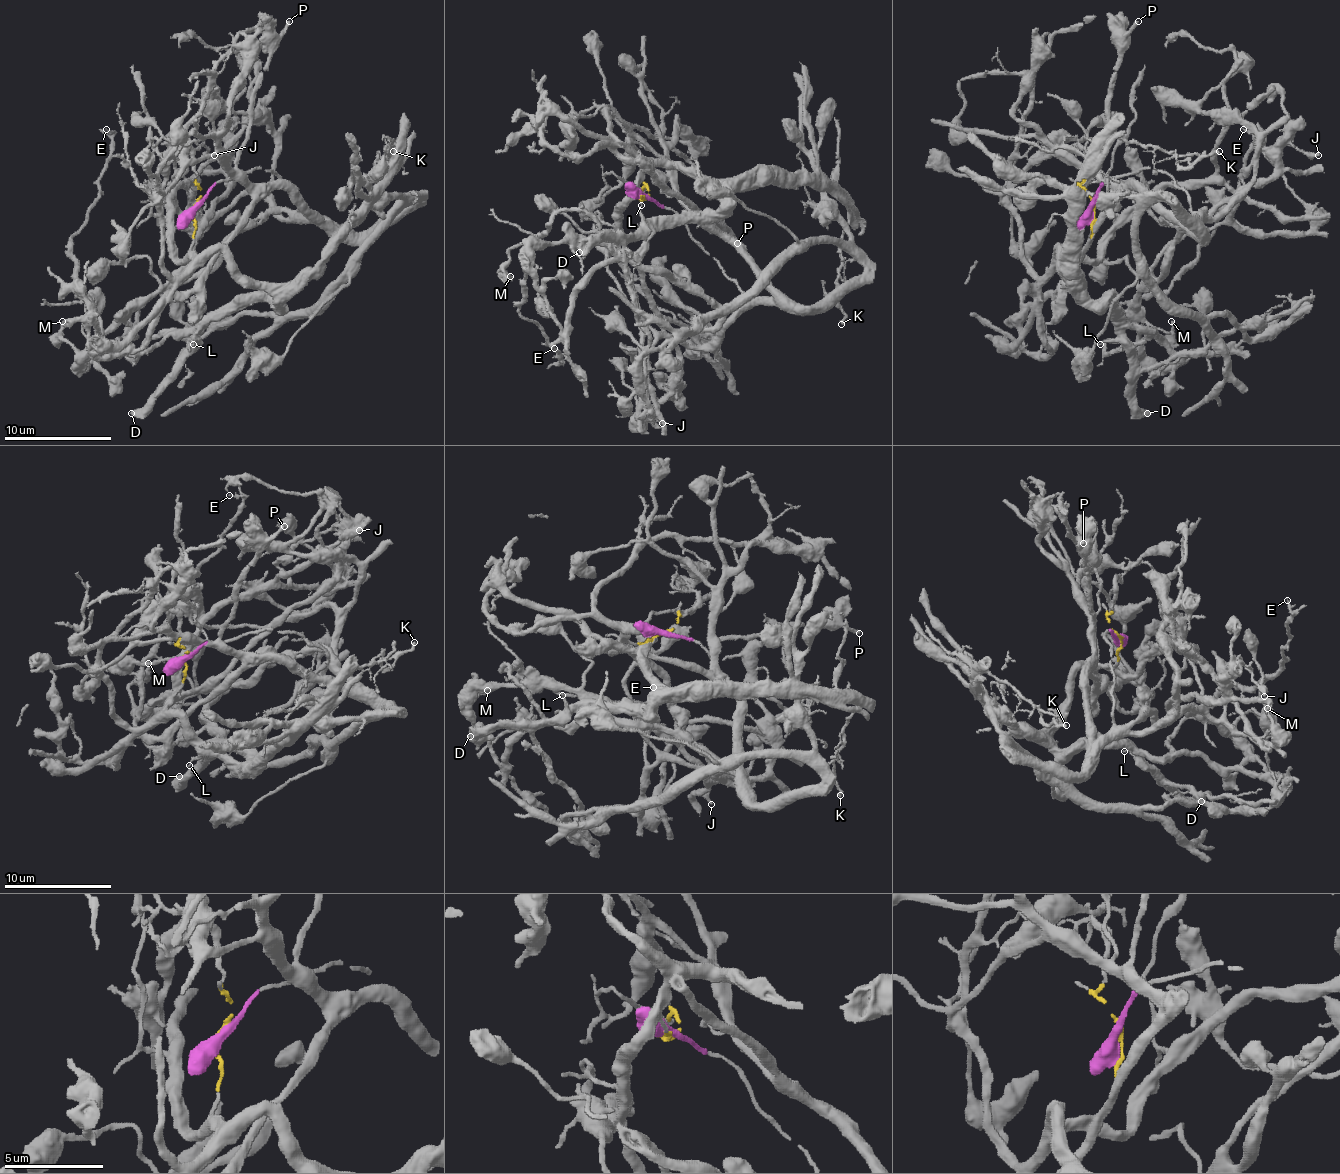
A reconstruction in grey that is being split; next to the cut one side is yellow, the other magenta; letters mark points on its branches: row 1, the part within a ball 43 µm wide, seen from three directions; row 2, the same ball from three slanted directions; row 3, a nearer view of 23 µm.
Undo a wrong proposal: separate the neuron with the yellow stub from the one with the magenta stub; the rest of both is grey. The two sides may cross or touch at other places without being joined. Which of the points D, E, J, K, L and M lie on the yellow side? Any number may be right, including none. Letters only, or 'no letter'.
D, E, J, K, L

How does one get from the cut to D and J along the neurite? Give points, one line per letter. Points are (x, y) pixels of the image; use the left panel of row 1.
D: (195, 207), (190, 250), (220, 250), (279, 299), (233, 301), (198, 334), (185, 363), (131, 412)
J: (195, 207), (193, 242), (179, 258), (171, 202), (182, 185), (193, 191), (174, 172), (203, 145), (214, 156)

